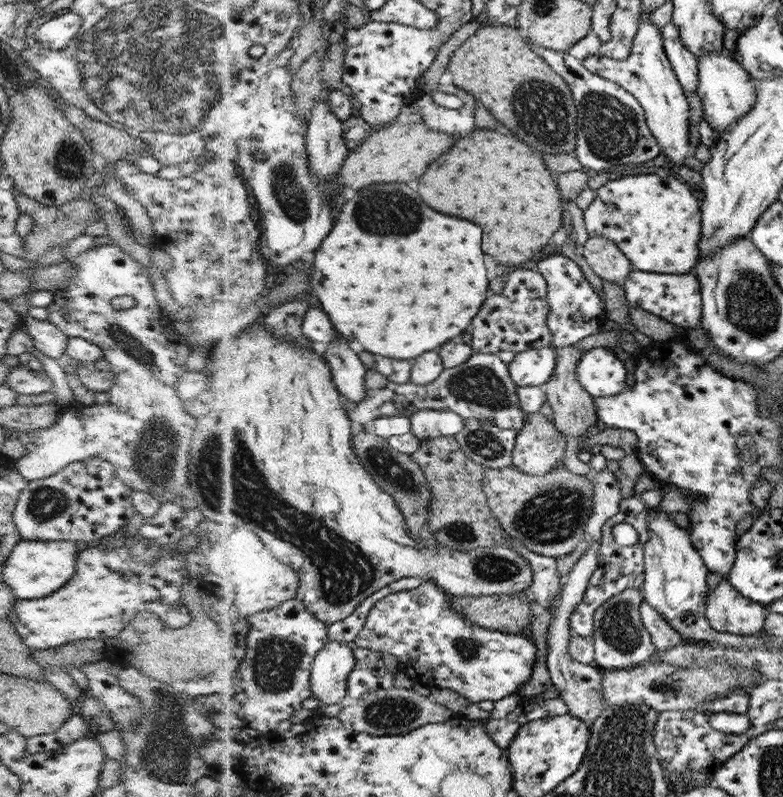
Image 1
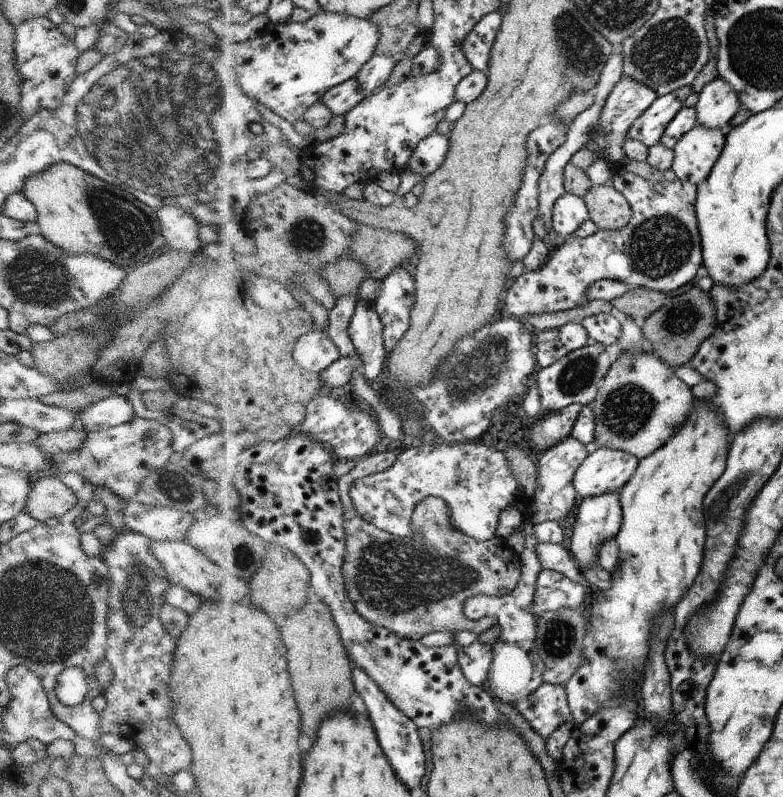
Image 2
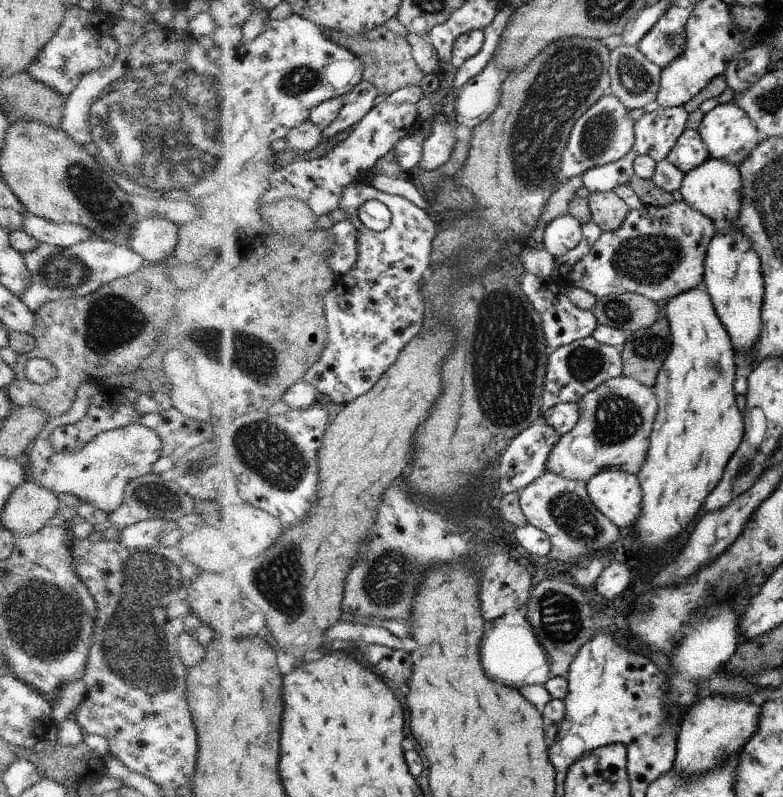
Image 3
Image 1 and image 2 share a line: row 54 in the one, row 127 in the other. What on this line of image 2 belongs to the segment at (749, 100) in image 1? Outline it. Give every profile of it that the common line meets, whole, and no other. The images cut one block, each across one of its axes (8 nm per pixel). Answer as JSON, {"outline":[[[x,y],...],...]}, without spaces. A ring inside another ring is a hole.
{"outline":[[[720,77],[705,85],[695,105],[698,124],[726,131],[742,108],[738,92]]]}

